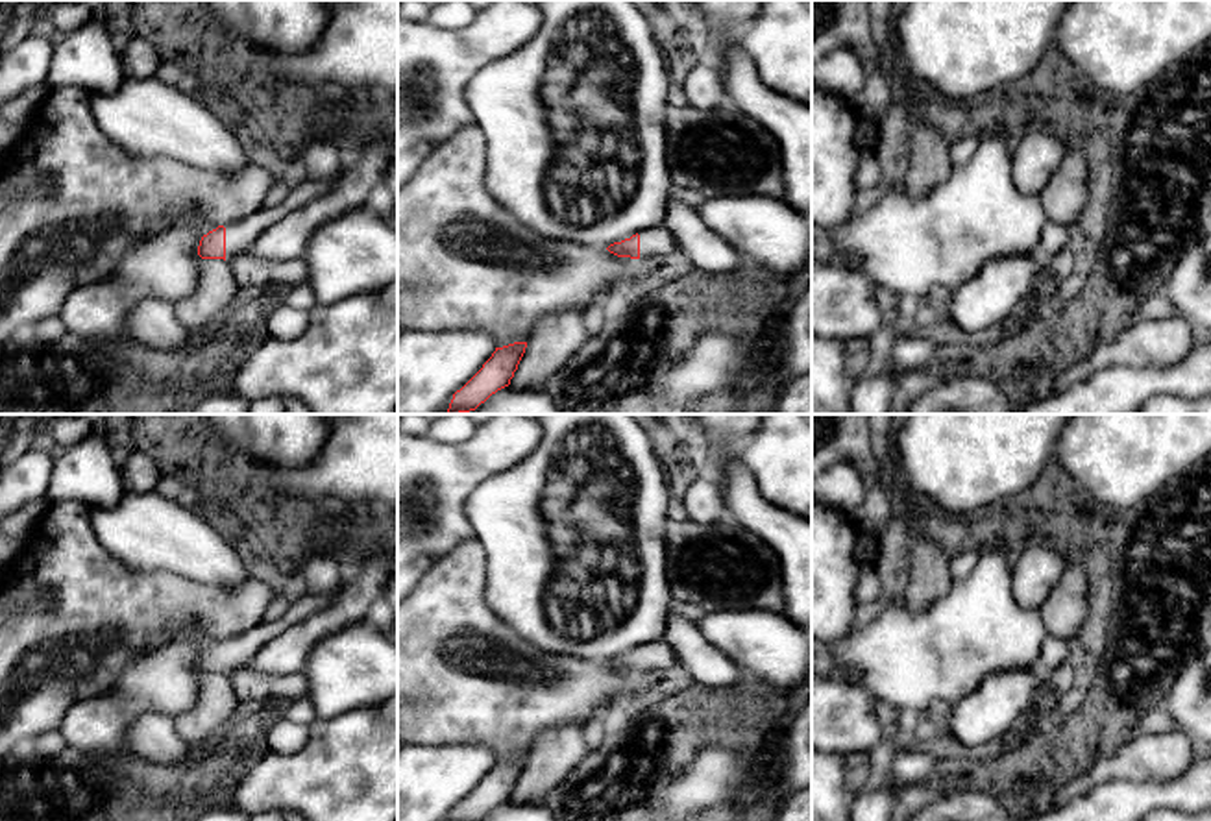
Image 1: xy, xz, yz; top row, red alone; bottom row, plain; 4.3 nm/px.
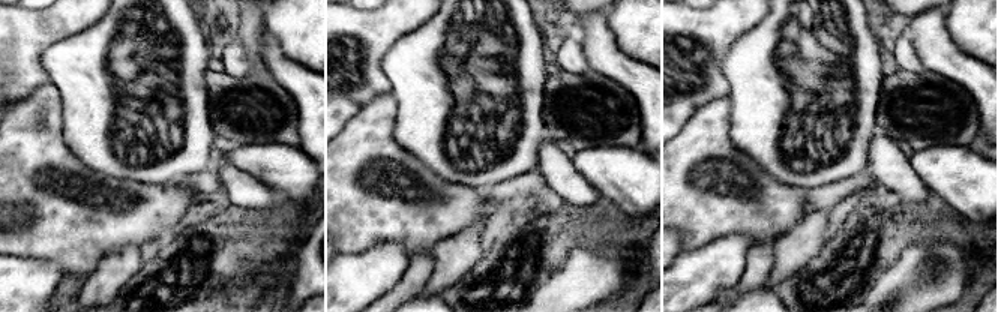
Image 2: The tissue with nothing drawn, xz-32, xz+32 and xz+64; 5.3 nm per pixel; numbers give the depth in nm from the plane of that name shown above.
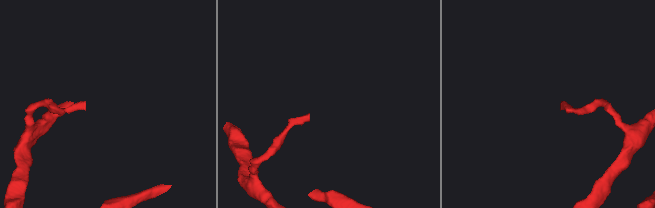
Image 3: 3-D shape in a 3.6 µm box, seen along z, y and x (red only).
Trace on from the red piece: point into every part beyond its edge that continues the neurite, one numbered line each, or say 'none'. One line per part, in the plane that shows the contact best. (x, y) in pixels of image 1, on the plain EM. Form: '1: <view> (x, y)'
1: xy (241, 649)

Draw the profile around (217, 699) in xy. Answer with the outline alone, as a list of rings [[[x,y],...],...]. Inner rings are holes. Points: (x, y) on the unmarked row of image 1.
[[[203,673],[194,706],[174,719],[176,732],[187,745],[200,749],[207,738],[222,736],[237,703],[239,697],[227,675]]]

